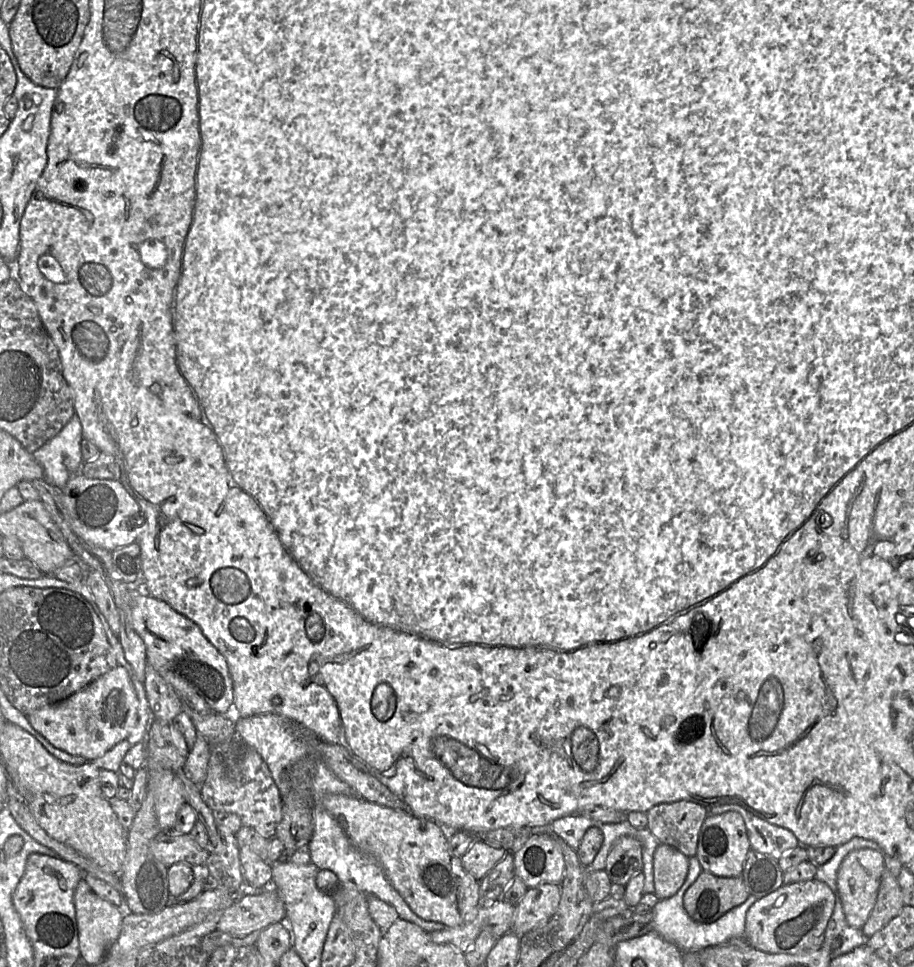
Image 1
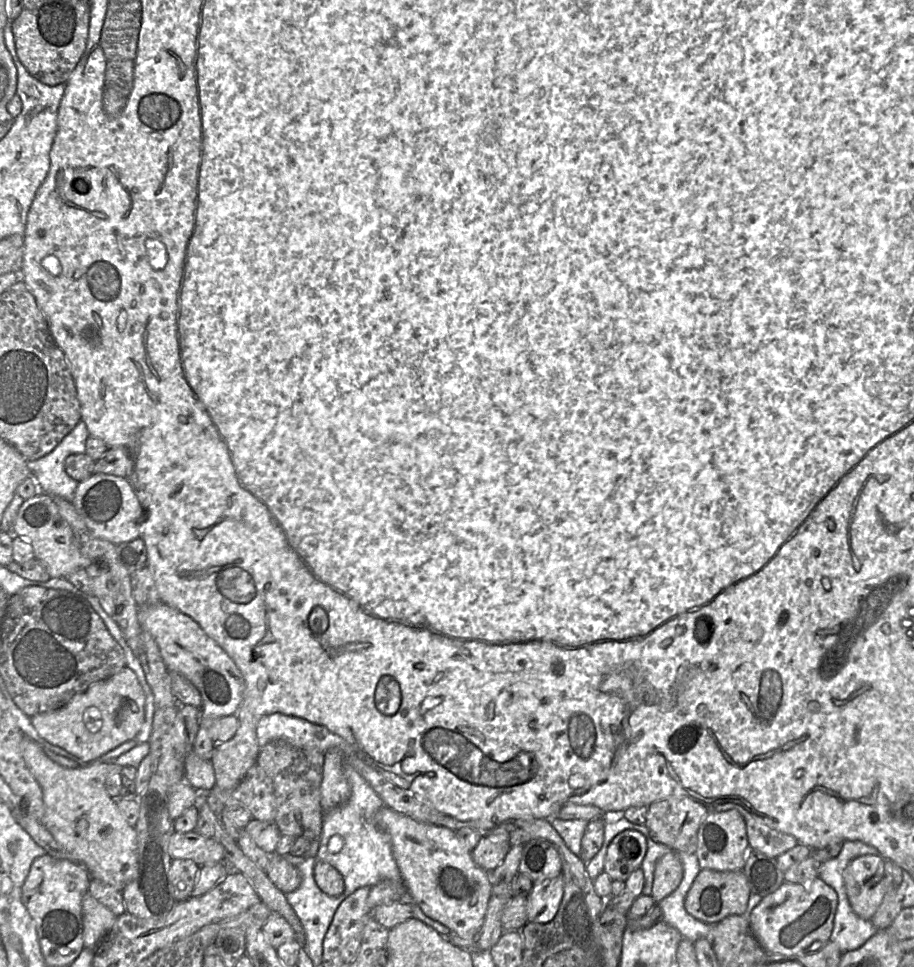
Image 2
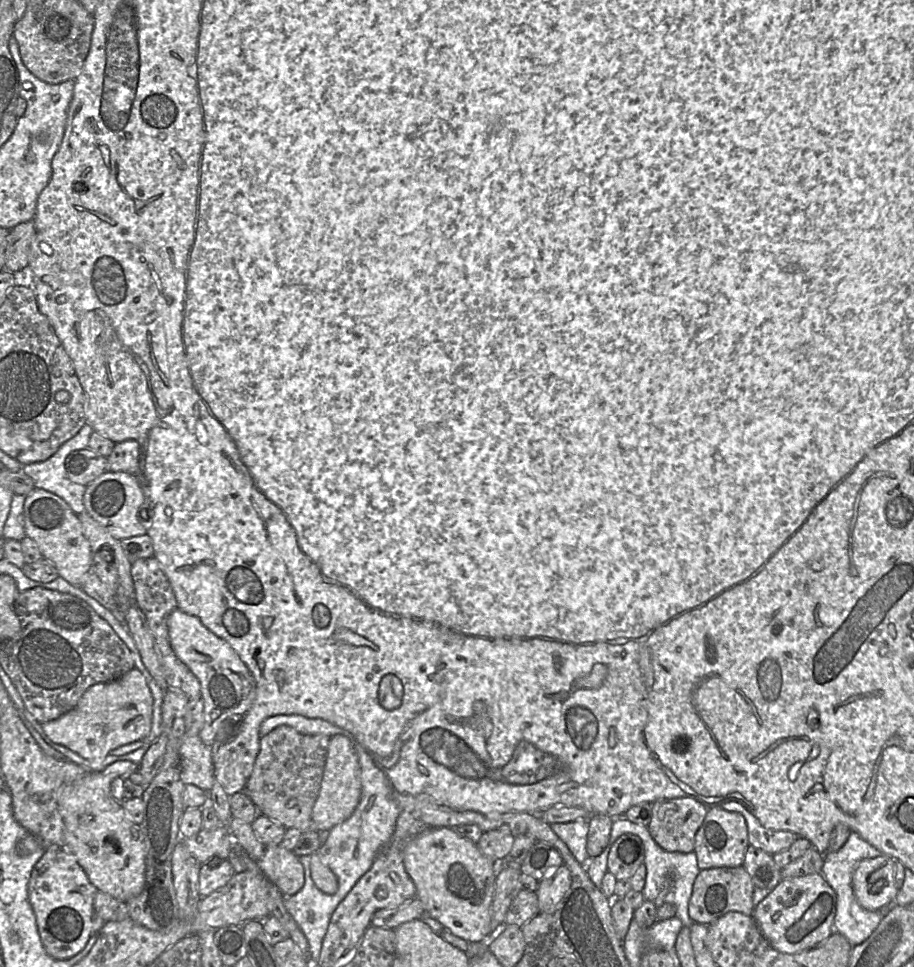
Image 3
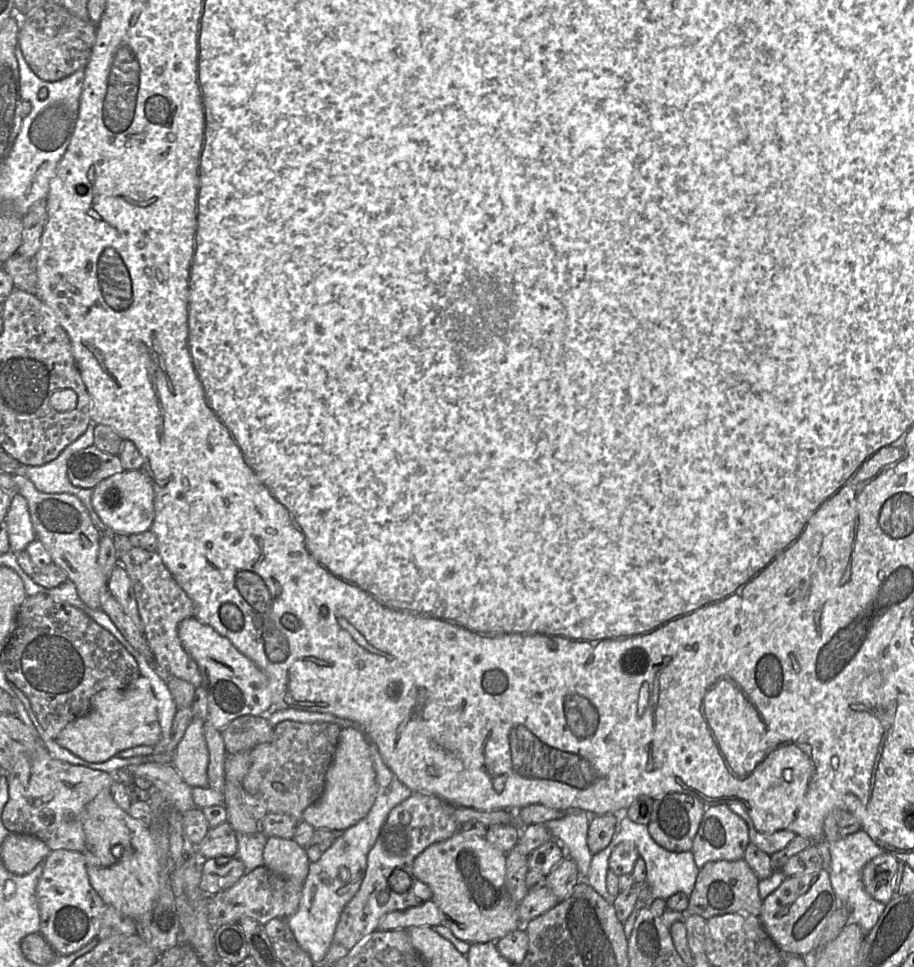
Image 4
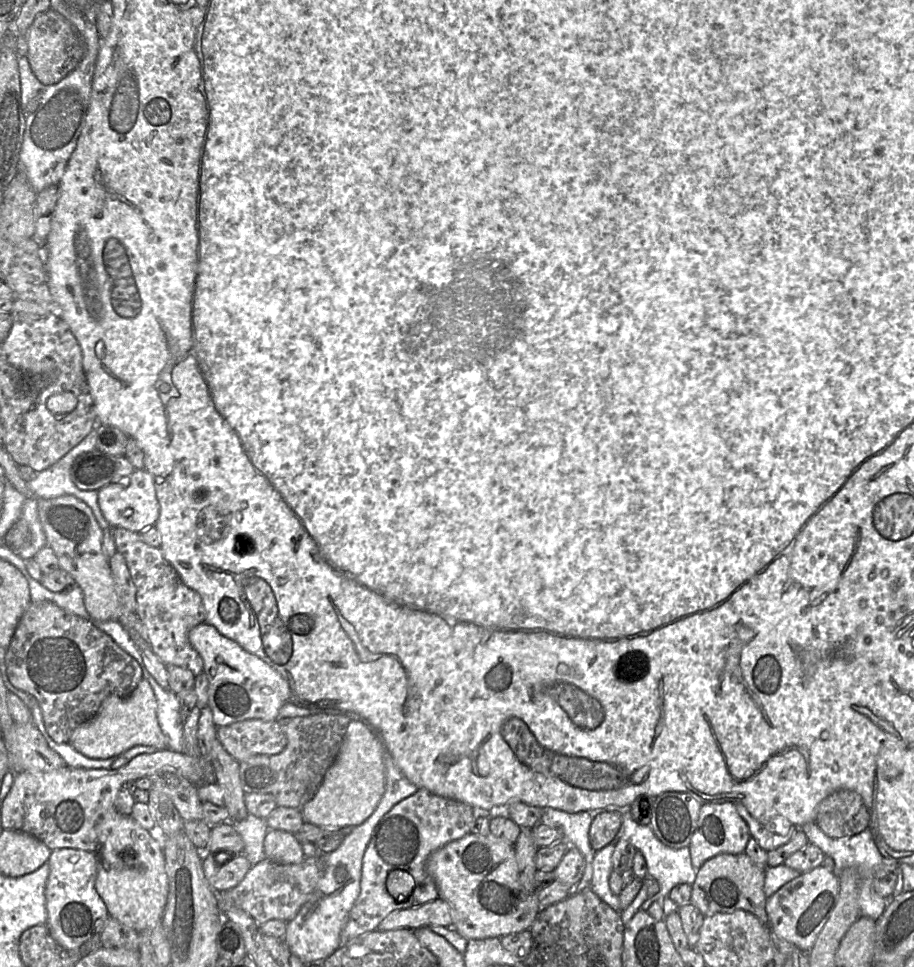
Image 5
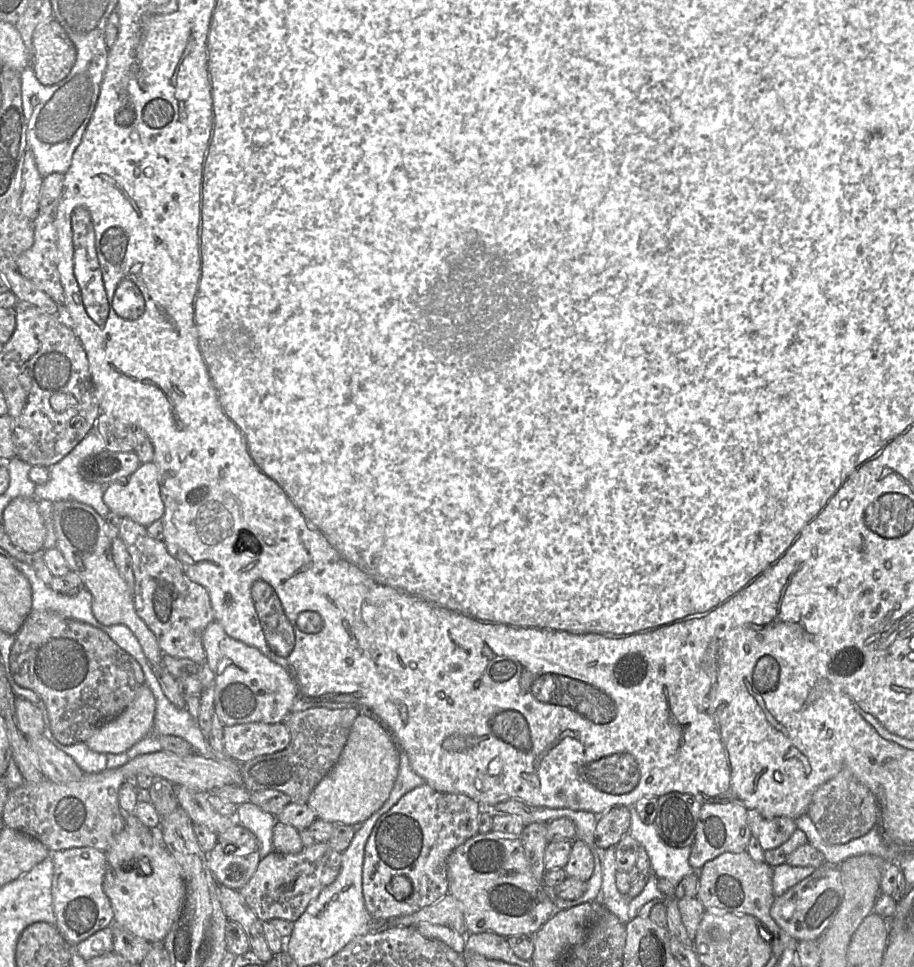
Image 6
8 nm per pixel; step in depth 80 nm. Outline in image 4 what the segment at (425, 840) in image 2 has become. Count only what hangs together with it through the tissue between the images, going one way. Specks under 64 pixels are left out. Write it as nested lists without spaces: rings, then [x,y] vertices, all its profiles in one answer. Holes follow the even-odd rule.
[[[458,832],[445,841],[427,847],[414,859],[412,868],[414,876],[431,889],[431,900],[443,914],[442,925],[447,926],[458,939],[469,944],[496,942],[523,926],[519,920],[518,903],[513,900],[505,884],[506,854],[484,837]]]

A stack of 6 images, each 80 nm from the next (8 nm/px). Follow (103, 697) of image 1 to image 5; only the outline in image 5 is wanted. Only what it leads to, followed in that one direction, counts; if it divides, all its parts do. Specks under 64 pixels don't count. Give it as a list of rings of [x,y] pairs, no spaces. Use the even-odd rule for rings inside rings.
[[[143,678],[128,696],[111,695],[105,698],[98,712],[73,731],[69,744],[92,759],[117,757],[139,745],[168,749],[168,739],[158,724],[157,701],[150,683]]]

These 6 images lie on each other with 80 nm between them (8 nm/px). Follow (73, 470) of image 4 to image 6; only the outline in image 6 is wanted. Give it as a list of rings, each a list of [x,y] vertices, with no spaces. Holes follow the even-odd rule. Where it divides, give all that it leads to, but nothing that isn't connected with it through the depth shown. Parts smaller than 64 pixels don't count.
[[[103,451],[86,458],[80,467],[84,480],[102,485],[125,481],[141,462],[134,452]]]

